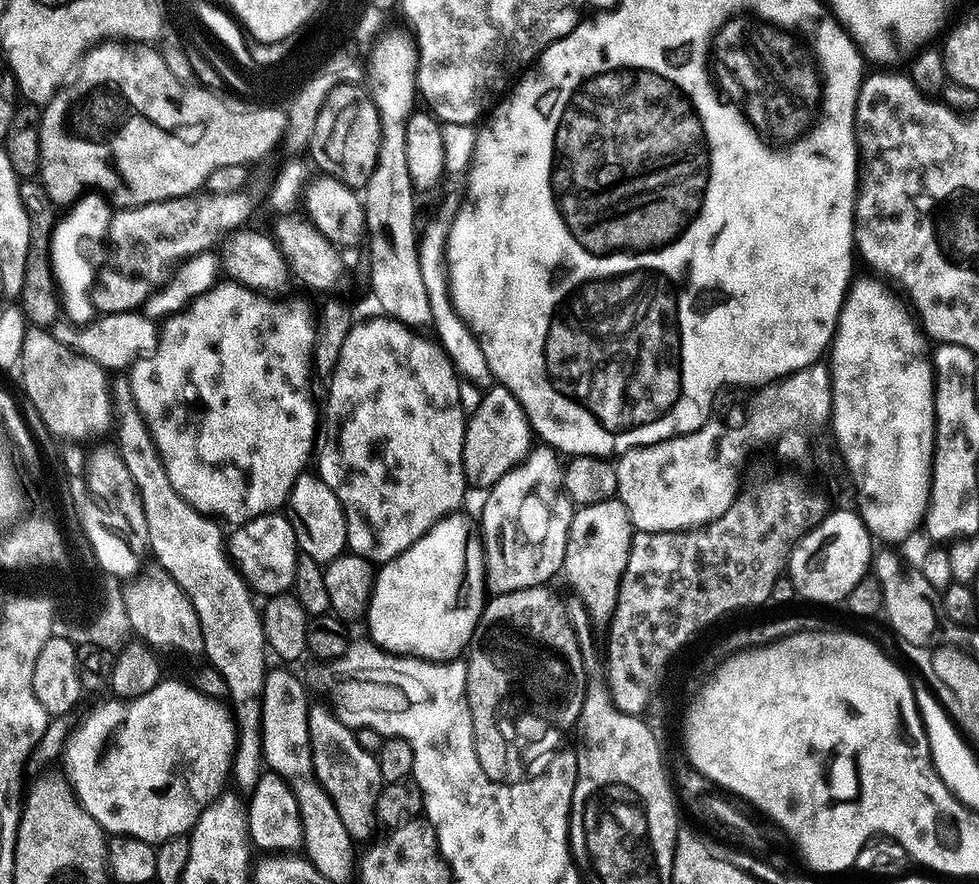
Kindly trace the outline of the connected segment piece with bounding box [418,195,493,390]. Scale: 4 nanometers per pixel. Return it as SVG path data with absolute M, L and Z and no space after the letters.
M459 195L457 197L446 197L445 200L441 202L440 209L436 212L436 217L434 217L425 228L423 225L422 235L418 240L420 250L418 254L418 266L422 270L422 283L426 286L426 298L430 298L430 318L432 319L430 328L431 331L436 331L436 334L434 334L435 339L438 341L439 346L444 349L444 353L451 358L457 373L459 373L467 383L469 380L470 383L477 384L480 390L484 390L493 383L490 362L486 362L486 354L482 354L482 346L478 342L476 335L473 334L471 328L469 328L468 323L456 312L455 306L452 305L452 293L448 290L448 239L450 238L450 228L460 210L461 203L462 200Z

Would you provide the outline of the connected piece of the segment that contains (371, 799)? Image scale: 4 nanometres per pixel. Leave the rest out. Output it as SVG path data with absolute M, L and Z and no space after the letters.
M313 703L309 707L308 729L318 782L322 782L326 794L330 794L342 823L345 824L353 841L360 842L371 834L376 824L376 799L382 781L375 755L358 746L355 731L347 728L344 721L336 717L335 711L329 705L327 708L324 704Z

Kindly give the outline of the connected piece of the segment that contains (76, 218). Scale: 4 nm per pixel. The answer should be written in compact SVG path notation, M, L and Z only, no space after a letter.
M94 190L84 193L79 200L69 207L69 212L65 218L57 221L52 229L51 238L51 264L52 272L55 274L57 289L62 297L68 286L76 286L76 260L86 260L88 262L88 272L84 276L84 286L82 290L93 293L96 282L90 279L90 272L99 273L99 269L108 256L107 240L110 233L111 218L113 209L111 203L103 193Z

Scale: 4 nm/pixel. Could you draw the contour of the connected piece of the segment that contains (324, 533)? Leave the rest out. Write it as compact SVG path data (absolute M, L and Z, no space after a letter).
M301 474L288 495L286 515L294 530L297 549L303 555L314 558L321 566L345 551L348 543L344 507L338 502L334 490L326 486L319 475Z

